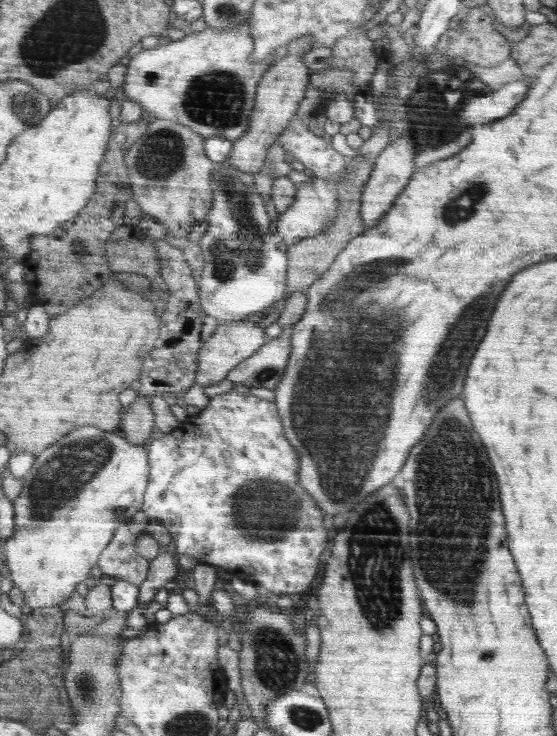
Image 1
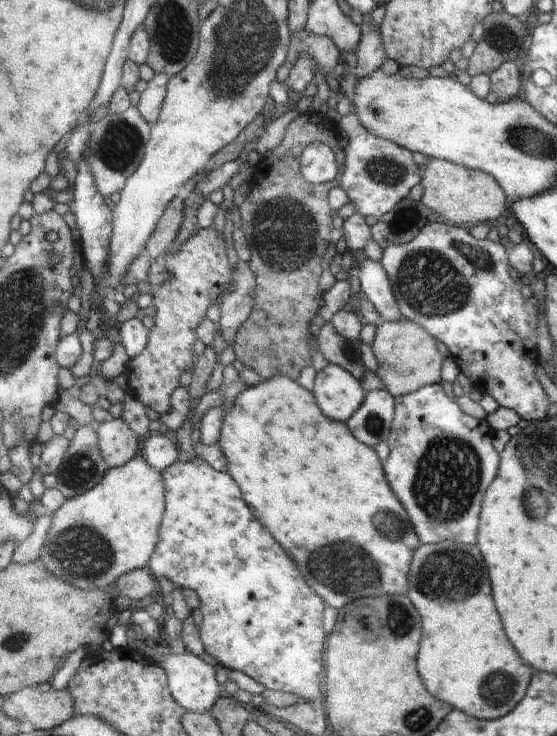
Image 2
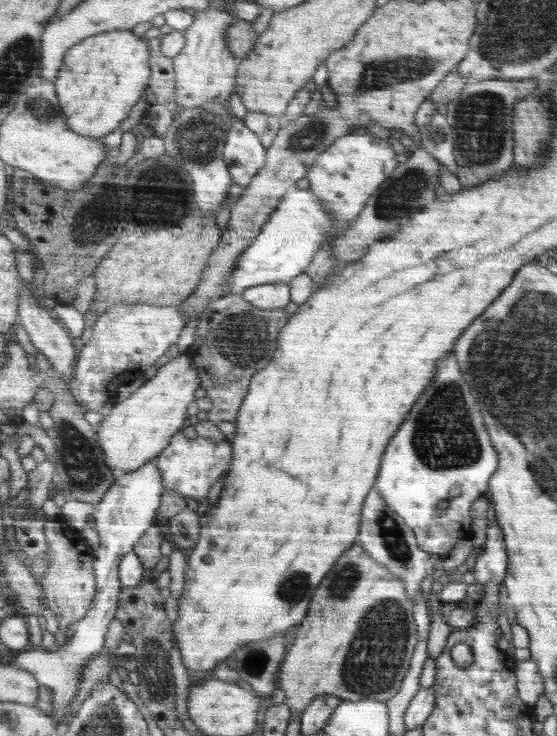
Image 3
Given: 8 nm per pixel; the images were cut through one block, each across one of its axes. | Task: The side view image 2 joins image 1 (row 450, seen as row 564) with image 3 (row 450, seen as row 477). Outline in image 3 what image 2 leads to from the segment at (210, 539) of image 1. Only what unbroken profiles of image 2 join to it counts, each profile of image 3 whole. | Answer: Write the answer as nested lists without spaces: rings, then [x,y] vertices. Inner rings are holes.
[[[178,432],[172,439],[172,444],[156,459],[164,473],[166,490],[182,492],[184,498],[193,497],[197,502],[208,498],[212,485],[220,478],[224,480],[230,471],[232,463],[232,444],[229,440],[210,440],[210,438],[197,437],[194,439],[184,437]]]

